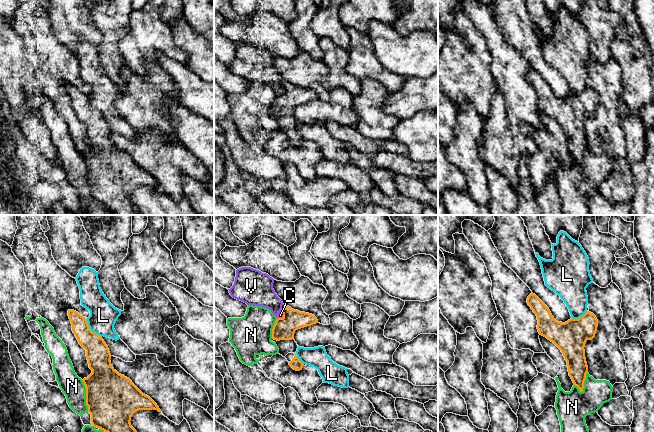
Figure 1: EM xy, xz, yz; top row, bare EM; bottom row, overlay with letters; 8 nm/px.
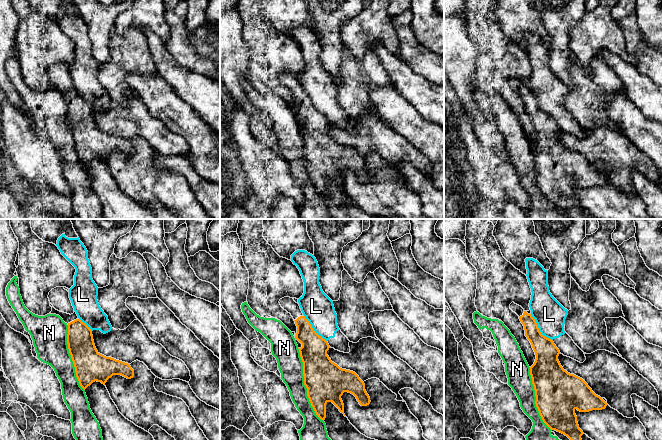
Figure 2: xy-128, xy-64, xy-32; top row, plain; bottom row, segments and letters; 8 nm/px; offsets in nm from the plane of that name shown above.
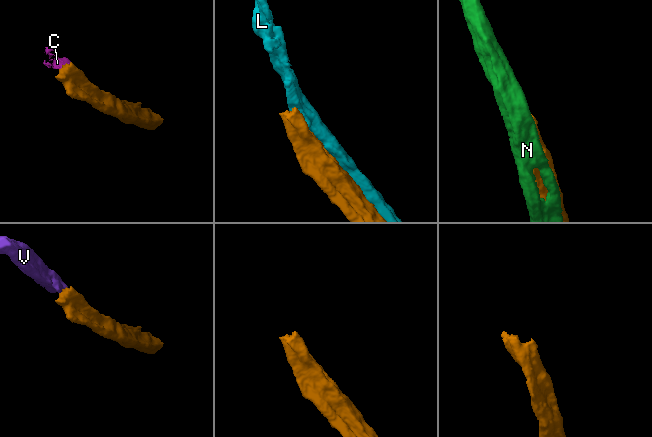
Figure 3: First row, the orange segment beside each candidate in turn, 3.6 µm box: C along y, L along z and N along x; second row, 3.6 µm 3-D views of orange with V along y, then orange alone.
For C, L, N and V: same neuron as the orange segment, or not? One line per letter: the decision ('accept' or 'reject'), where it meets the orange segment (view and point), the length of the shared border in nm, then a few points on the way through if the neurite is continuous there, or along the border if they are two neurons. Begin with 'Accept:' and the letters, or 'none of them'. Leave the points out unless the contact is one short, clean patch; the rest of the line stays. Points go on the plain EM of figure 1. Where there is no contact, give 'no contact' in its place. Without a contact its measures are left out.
Accept: none of them
C: reject; meets orange in xz at (283, 92); contact 80 nm long; border along xz (281, 86), (282, 92), (277, 94)
L: reject; meets orange in xy at (90, 106); contact 190 nm long
N: reject; meets orange in xy at (86, 172); contact 260 nm long
V: reject; meets orange in xz at (281, 85); contact 30 nm long; border along xz (282, 84), (280, 86)

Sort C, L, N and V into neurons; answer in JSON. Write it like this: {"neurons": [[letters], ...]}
{"neurons": [["C", "V"], ["L"], ["N"]]}

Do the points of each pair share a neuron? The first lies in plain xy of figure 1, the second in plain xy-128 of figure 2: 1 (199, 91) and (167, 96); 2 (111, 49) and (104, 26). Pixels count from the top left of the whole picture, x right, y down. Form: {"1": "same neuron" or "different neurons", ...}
{"1": "different neurons", "2": "same neuron"}

